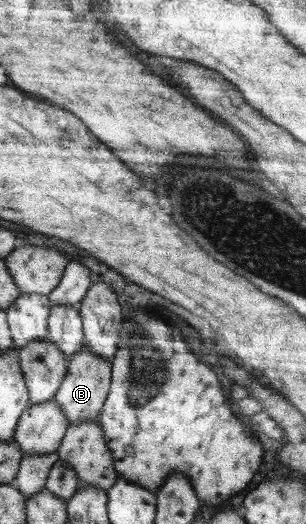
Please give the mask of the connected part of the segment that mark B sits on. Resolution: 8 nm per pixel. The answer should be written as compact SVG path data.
M86 346L76 352L69 360L69 371L61 387L58 388L56 404L58 408L62 408L70 426L86 420L98 420L106 396L108 396L109 388L112 386L112 364L108 360L104 360L102 356L94 354L87 350Z

